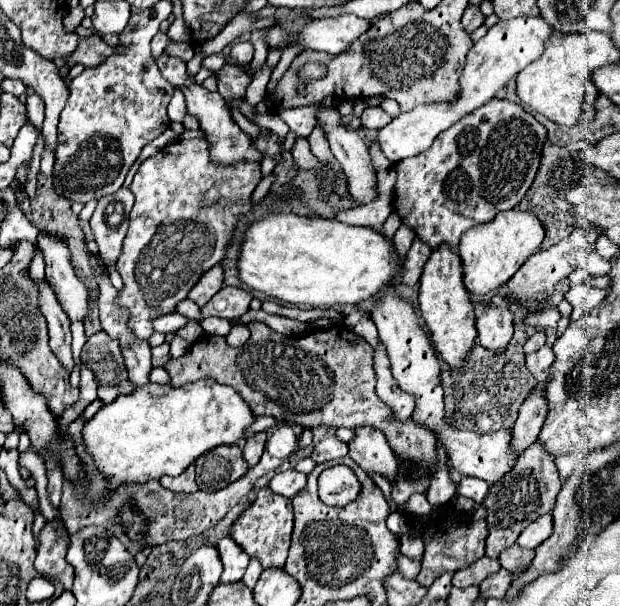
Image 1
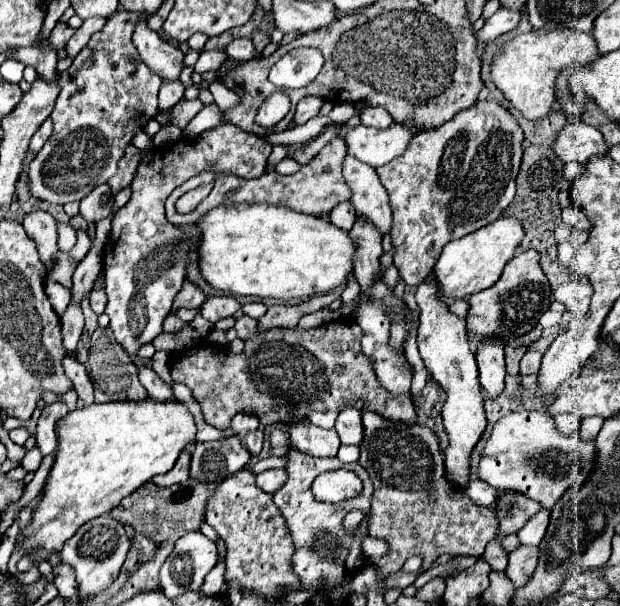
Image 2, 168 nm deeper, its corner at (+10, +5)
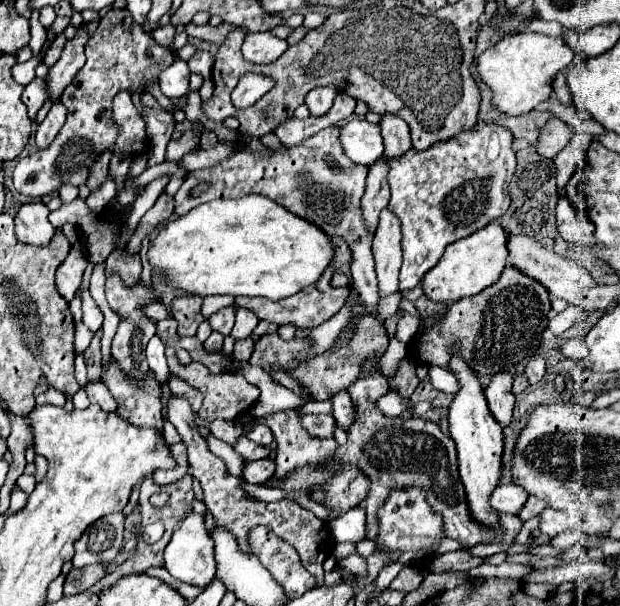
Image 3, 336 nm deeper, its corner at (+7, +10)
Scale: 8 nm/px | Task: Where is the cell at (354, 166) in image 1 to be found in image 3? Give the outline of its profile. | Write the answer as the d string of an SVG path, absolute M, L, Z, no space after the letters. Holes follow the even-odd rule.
M383 208L373 238L373 258L375 258L375 272L379 280L381 298L399 290L399 280L397 280L401 266L399 242L401 242L401 222L389 208Z

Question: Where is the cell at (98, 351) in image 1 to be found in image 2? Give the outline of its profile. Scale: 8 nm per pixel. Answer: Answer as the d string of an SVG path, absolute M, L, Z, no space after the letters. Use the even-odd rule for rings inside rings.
M98 329L92 335L92 347L88 353L88 361L84 363L96 391L96 403L110 403L110 401L136 401L136 399L148 399L148 393L144 391L142 383L138 381L138 367L134 365L132 357L124 353L122 347L118 347L112 329Z

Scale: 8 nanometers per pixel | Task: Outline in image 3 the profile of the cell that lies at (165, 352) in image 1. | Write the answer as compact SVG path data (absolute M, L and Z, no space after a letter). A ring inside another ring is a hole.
M181 296L181 298L173 300L171 314L179 322L179 328L177 328L179 336L195 336L199 324L205 320L199 312L201 302L203 302L203 298L199 298L199 296Z

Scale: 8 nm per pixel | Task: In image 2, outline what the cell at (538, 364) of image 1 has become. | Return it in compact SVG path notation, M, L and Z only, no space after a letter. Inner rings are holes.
M528 349L526 355L522 357L520 361L520 373L522 375L532 375L532 373L538 373L540 369L540 361L542 361L542 355L534 349Z

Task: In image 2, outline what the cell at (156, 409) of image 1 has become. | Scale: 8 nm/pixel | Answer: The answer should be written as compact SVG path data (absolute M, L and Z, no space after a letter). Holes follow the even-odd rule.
M146 399L138 403L94 403L84 409L70 411L68 415L56 421L56 433L58 447L54 451L50 475L42 489L42 499L38 501L38 507L32 513L32 521L16 537L16 541L24 549L24 555L30 557L30 553L36 551L36 557L32 557L34 563L48 561L52 553L60 553L64 541L72 537L78 527L82 527L90 519L110 513L116 505L120 505L124 497L132 495L140 485L152 481L154 475L168 473L174 467L180 451L196 439L196 425L184 403L158 403Z

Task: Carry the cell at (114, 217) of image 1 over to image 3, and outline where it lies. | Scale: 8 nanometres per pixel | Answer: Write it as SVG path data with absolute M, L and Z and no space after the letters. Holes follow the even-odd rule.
M111 152L103 154L103 158L99 158L99 162L95 162L95 166L91 166L91 178L87 180L87 186L89 186L91 192L95 192L107 180L107 176L109 176L109 170L107 170L109 158L111 158Z

